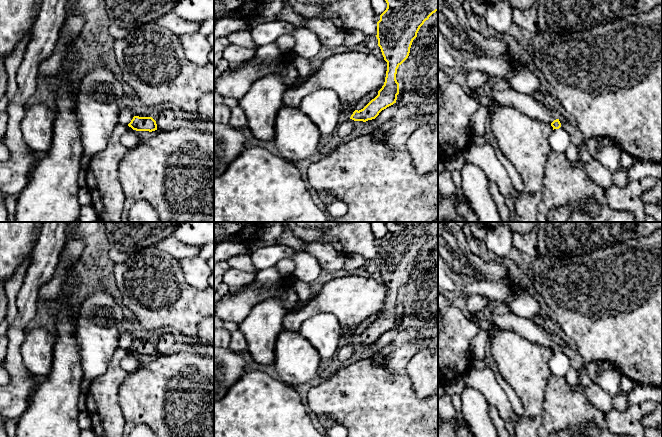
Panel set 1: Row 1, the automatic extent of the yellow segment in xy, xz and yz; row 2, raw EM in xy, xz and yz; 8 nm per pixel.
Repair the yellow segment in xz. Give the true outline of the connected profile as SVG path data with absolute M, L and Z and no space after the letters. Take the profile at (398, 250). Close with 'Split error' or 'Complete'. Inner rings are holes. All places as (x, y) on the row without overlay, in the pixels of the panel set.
M385 222L385 225L387 232L377 246L376 259L378 270L387 286L385 306L374 323L363 333L353 336L350 343L354 345L366 346L375 343L382 334L396 327L399 318L399 307L396 304L397 293L408 282L412 266L417 261L420 251L438 235L438 222Z. Complete

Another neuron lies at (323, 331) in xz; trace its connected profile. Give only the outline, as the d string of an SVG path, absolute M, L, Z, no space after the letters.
M328 312L305 320L298 333L316 349L322 362L333 359L342 343L340 321Z

